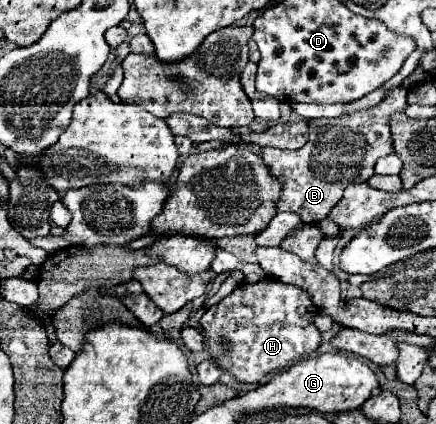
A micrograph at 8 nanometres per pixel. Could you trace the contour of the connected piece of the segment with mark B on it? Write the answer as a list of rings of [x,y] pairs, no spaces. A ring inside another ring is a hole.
[[[400,84],[400,86],[392,88],[390,92],[386,92],[386,98],[382,100],[382,104],[376,104],[374,108],[368,108],[368,110],[358,110],[358,112],[352,112],[352,114],[346,114],[346,116],[340,116],[340,118],[316,118],[316,120],[310,120],[310,122],[308,122],[308,132],[310,132],[310,138],[308,138],[308,142],[306,142],[300,150],[262,148],[262,160],[264,160],[264,164],[268,166],[270,174],[282,182],[282,196],[280,196],[280,200],[278,200],[278,212],[294,212],[294,214],[298,214],[298,216],[300,216],[300,220],[302,220],[304,224],[318,224],[320,220],[324,220],[324,218],[330,214],[330,210],[332,210],[332,208],[338,204],[338,200],[342,198],[342,192],[346,190],[346,178],[352,178],[352,176],[348,176],[346,172],[350,172],[350,170],[352,170],[354,180],[366,182],[366,180],[374,174],[374,164],[376,164],[376,160],[392,152],[392,138],[390,138],[390,124],[388,124],[388,120],[390,120],[390,116],[392,116],[394,112],[400,112],[400,110],[402,110],[402,106],[404,106],[404,110],[406,110],[406,106],[408,106],[408,102],[406,102],[406,94],[408,94],[408,88]]]

